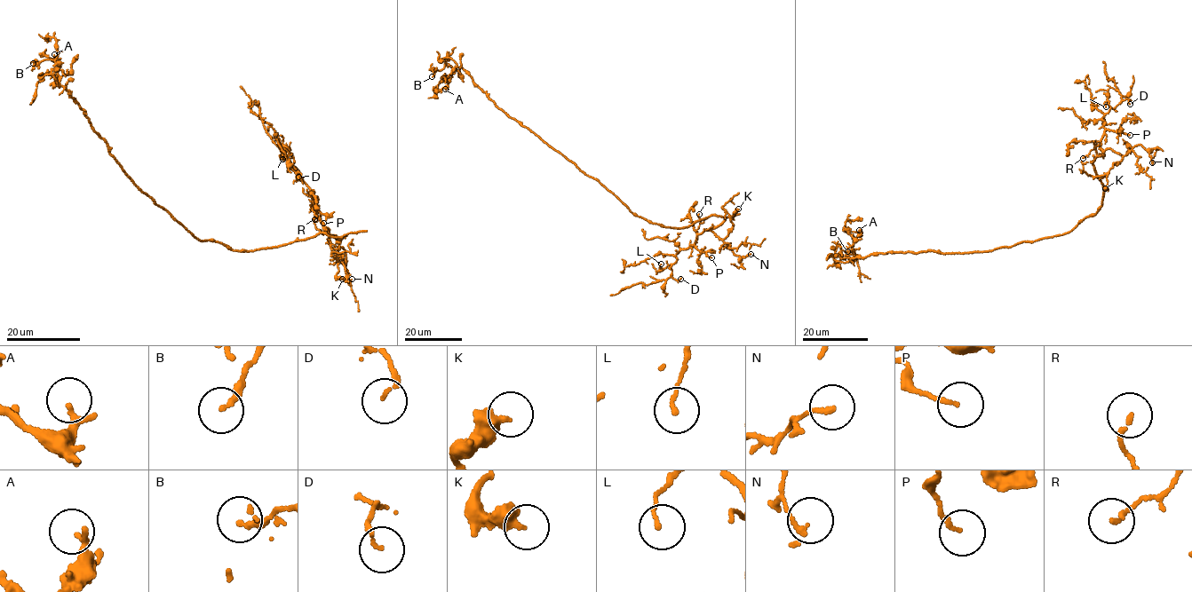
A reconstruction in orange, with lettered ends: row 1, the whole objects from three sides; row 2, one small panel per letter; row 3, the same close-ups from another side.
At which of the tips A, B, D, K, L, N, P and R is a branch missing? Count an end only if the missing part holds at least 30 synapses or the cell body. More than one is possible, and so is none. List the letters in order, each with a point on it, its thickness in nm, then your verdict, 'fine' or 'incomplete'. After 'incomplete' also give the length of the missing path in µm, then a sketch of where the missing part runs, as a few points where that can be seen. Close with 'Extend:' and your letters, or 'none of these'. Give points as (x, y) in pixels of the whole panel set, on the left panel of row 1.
A: (54, 54) | 220 nm | fine
B: (33, 63) | 190 nm | fine
D: (298, 177) | 120 nm | fine
K: (342, 279) | 500 nm | fine
L: (282, 159) | 120 nm | fine
N: (352, 279) | 160 nm | fine
P: (323, 223) | 130 nm | fine
R: (314, 219) | 130 nm | fine
Extend: none of these

